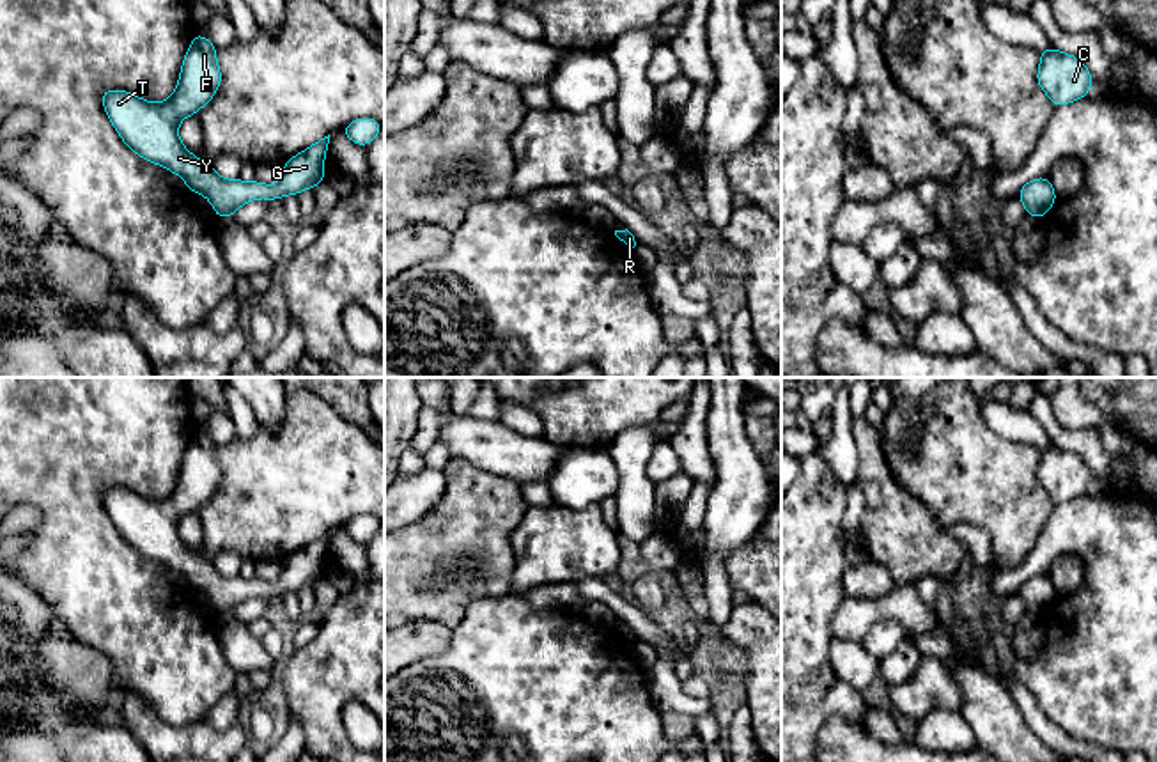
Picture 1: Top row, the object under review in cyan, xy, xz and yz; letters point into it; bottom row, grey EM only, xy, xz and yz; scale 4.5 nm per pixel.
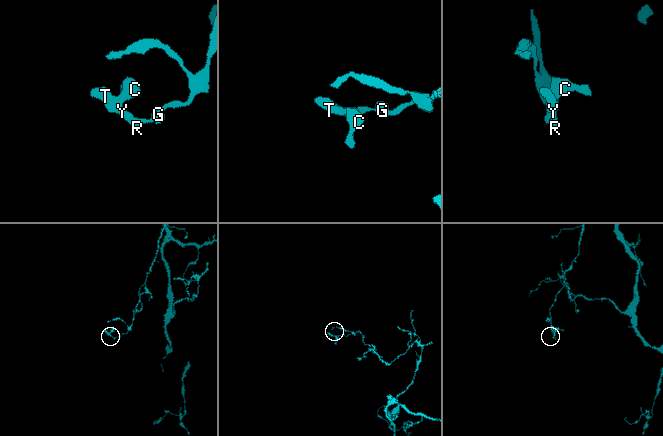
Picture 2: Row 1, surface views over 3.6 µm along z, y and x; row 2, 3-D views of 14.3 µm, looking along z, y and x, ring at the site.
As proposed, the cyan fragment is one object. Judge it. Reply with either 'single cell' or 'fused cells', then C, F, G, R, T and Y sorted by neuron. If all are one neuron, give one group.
single cell; C F G R T Y

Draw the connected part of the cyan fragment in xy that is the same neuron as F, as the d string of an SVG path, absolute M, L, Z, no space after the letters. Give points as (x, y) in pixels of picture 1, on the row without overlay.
M202 431L184 452L179 478L165 500L151 500L126 487L103 487L103 505L124 540L140 555L181 572L190 588L209 595L218 615L232 615L239 603L255 595L278 597L315 585L328 576L322 567L330 532L285 558L282 576L273 581L221 576L214 564L191 551L179 537L177 525L184 514L214 494L221 480L216 445Z

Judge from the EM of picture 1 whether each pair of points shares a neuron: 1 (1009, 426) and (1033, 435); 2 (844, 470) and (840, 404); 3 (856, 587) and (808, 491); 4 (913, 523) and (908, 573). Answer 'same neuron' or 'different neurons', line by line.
1: same neuron
2: same neuron
3: different neurons
4: same neuron

